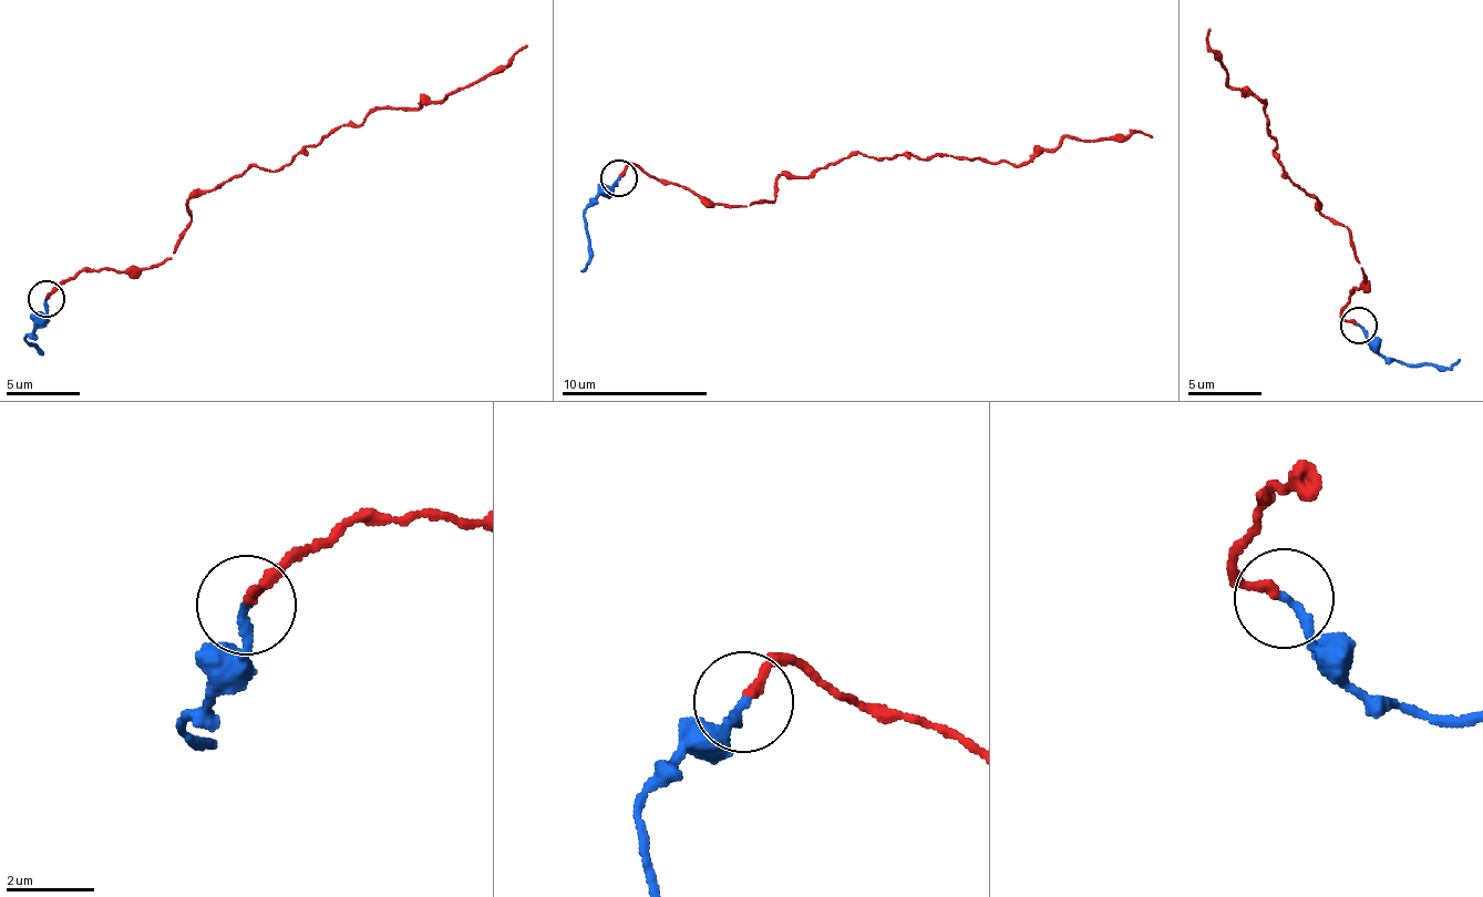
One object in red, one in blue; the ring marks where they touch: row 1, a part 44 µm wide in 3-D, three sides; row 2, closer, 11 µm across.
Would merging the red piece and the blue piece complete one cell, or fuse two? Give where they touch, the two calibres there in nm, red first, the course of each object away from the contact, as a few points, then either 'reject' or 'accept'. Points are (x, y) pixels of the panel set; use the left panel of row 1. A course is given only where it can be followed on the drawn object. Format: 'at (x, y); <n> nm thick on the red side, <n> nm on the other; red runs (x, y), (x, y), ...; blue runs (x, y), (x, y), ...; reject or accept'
at (47, 298); 200 nm thick on the red side, 200 nm on the other; red runs (45, 299), (81, 272), (157, 267), (191, 200), (503, 71), (528, 44); blue runs (45, 299), (27, 337), (39, 351), (30, 346); accept

